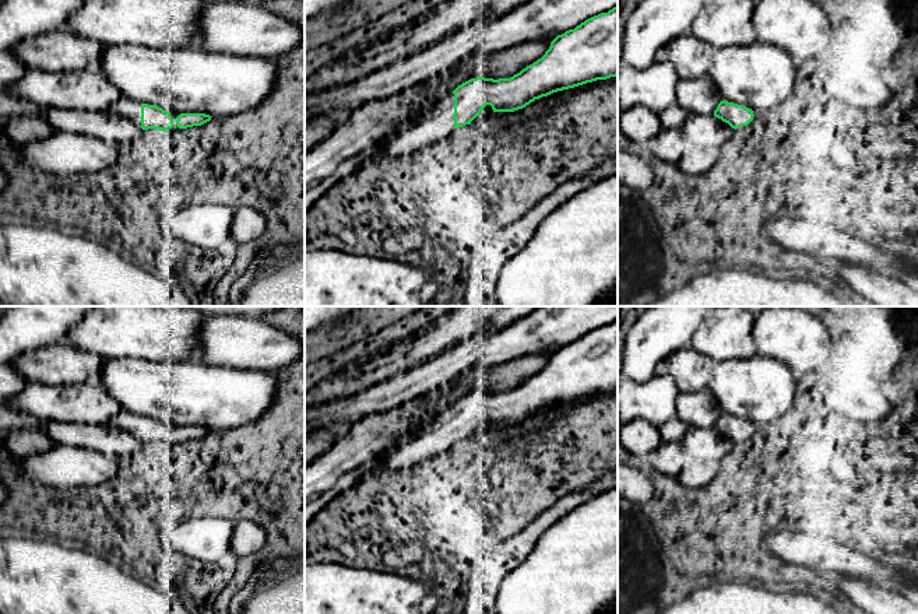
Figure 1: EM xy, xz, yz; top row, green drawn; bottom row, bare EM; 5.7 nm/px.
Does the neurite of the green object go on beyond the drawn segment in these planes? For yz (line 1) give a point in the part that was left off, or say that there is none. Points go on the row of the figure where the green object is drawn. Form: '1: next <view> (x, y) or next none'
1: next none

